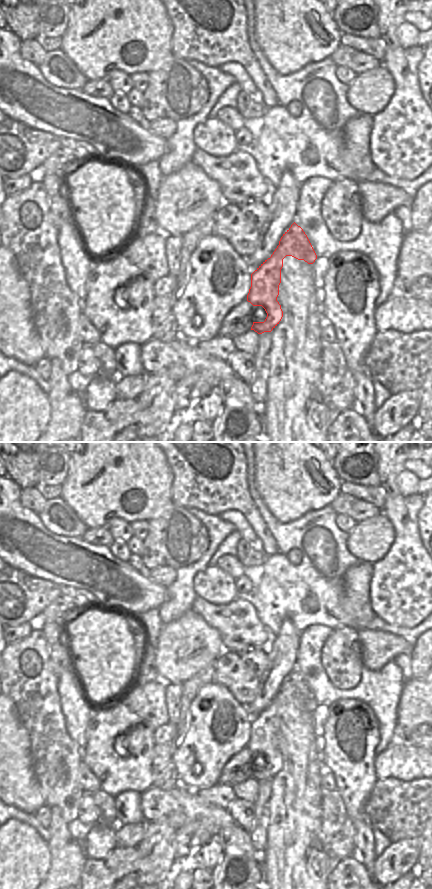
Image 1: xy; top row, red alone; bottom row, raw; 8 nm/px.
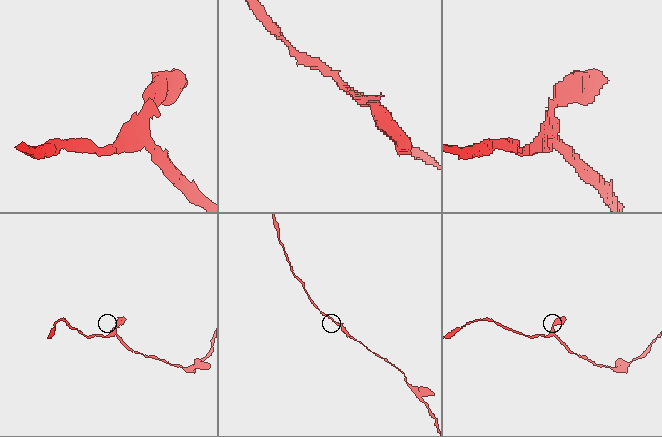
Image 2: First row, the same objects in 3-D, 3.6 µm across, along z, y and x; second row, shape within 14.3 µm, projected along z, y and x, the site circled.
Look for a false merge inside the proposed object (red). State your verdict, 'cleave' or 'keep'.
keep

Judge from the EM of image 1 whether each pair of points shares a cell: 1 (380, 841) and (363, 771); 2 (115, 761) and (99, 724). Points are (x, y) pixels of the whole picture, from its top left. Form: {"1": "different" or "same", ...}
{"1": "different", "2": "same"}

